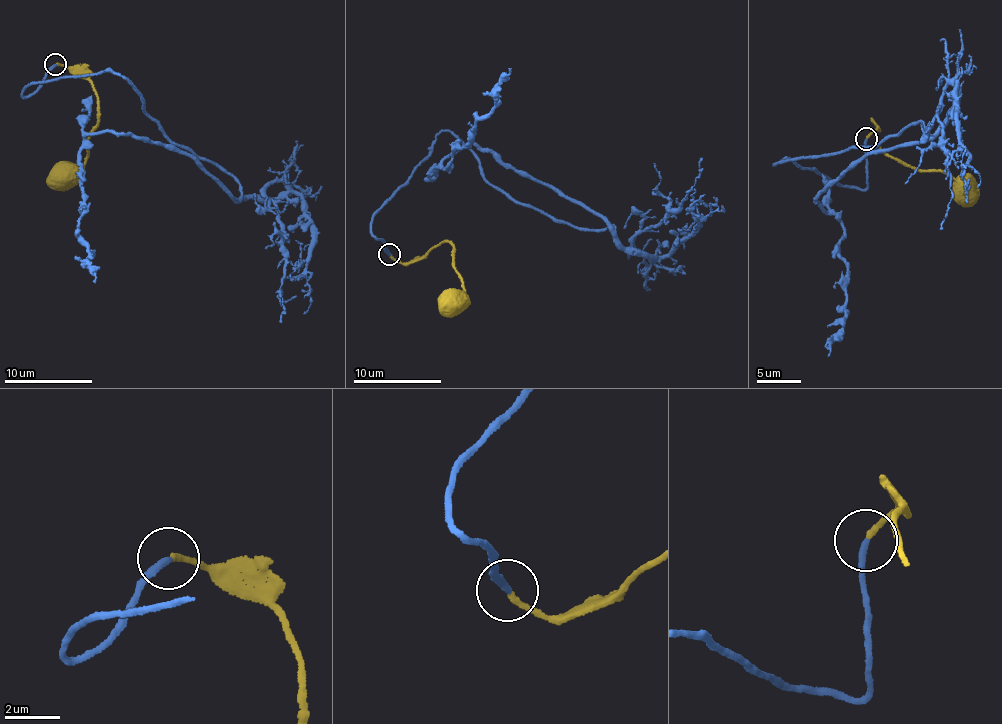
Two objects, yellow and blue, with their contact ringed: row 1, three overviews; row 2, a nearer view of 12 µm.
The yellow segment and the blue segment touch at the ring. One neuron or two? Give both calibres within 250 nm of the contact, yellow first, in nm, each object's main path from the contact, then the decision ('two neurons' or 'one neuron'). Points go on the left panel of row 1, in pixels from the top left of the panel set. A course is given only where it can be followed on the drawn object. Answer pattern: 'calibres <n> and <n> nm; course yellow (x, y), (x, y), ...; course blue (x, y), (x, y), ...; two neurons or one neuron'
calibres 200 and 260 nm; course yellow (56, 65), (73, 69), (90, 81), (98, 114), (84, 144), (87, 156), (82, 170), (79, 174), (68, 175); course blue (56, 65), (22, 94), (107, 68), (240, 185), (86, 135), (96, 283); one neuron

